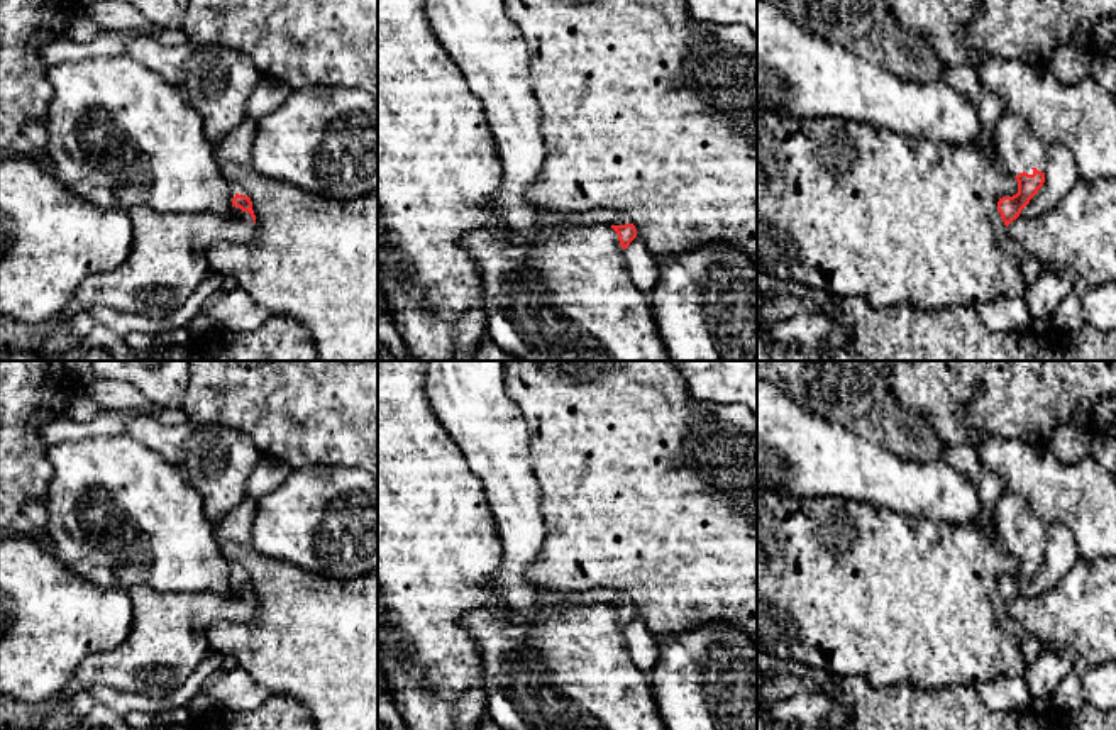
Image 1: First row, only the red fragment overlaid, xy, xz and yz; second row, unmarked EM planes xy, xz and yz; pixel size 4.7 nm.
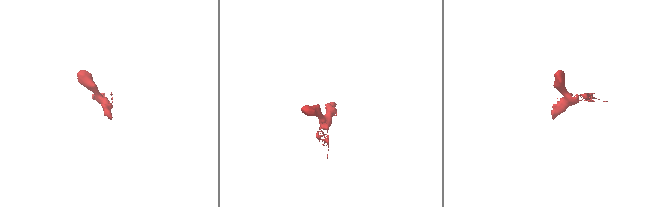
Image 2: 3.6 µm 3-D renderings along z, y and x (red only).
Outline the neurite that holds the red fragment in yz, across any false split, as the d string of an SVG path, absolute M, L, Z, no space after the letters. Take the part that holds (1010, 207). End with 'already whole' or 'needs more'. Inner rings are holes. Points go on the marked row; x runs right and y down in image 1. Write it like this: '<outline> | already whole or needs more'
M1004 113L999 119L994 139L999 164L1018 181L1018 193L999 198L992 217L996 235L1001 241L1008 235L1008 225L1019 217L1043 186L1048 156L1043 141L1018 113Z | needs more

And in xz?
M425 0L425 15L445 53L484 108L500 149L503 181L489 202L508 229L533 241L540 225L610 225L622 249L637 237L625 213L591 210L555 213L528 200L547 149L540 105L530 81L530 49L508 17L505 0Z | needs more

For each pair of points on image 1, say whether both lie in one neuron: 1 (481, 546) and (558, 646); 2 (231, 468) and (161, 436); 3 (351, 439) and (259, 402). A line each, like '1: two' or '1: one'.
1: two
2: one
3: one

